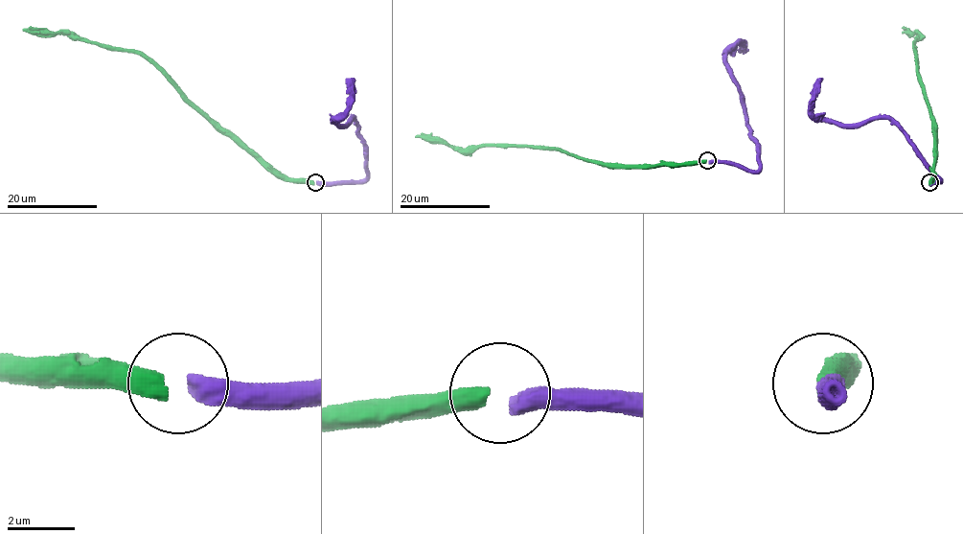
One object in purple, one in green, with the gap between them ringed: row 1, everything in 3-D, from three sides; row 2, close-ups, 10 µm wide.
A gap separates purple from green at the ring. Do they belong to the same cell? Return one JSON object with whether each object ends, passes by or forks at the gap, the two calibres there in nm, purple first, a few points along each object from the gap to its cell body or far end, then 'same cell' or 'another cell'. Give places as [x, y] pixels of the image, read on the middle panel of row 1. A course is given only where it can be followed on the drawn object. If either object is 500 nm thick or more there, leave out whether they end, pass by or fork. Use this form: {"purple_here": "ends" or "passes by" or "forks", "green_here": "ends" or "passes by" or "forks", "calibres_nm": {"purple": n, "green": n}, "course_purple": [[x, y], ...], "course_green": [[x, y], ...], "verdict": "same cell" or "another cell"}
{"calibres_nm": {"purple": 550, "green": 550}, "course_purple": [[709, 161], [759, 169], [759, 146], [726, 60], [726, 53], [737, 43], [746, 52]], "course_green": [[706, 161], [615, 165], [587, 162], [553, 148], [488, 146], [462, 150], [415, 136]], "verdict": "same cell"}

